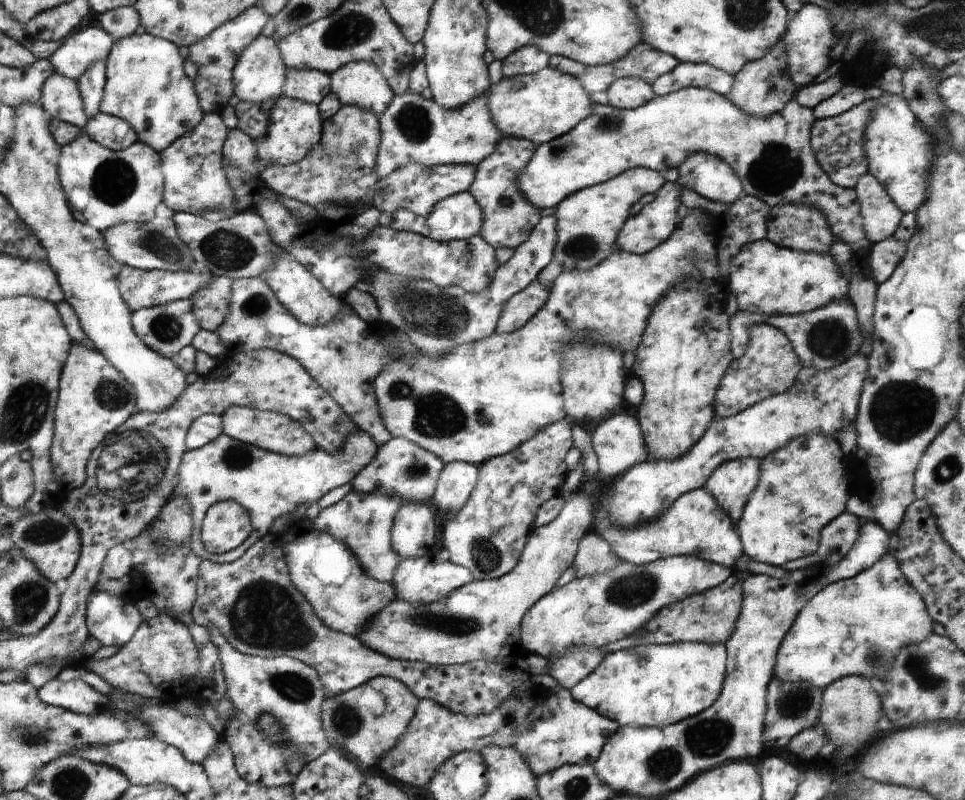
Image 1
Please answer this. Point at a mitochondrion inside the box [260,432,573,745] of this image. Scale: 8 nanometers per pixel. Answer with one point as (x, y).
(461, 626)

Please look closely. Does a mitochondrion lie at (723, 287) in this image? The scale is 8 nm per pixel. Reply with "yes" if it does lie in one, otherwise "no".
no

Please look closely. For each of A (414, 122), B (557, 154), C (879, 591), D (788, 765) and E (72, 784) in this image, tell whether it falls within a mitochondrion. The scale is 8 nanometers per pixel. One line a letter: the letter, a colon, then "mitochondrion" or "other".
A: mitochondrion
B: mitochondrion
C: other
D: other
E: mitochondrion

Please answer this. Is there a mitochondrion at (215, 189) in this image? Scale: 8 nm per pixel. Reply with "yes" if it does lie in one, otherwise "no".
no

